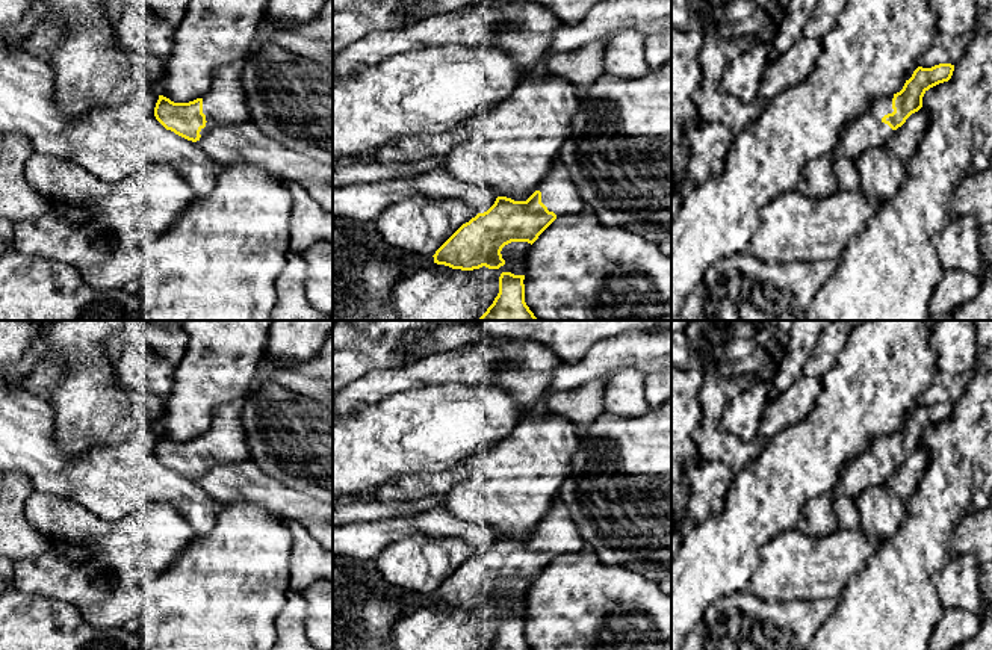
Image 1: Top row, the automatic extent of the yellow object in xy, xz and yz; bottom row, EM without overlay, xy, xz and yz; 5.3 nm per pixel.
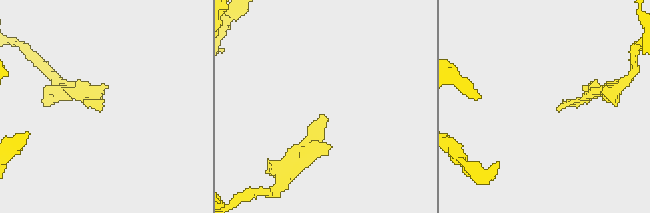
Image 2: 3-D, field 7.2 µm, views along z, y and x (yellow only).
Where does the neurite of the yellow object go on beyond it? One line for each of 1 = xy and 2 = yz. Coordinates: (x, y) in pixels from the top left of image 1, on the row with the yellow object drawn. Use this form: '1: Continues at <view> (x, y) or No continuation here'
1: Continues at xy (224, 103)
2: Continues at yz (867, 130)

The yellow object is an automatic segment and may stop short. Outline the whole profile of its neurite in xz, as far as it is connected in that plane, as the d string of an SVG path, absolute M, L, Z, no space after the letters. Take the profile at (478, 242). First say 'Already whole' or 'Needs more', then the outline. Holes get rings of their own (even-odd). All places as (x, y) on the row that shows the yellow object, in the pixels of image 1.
Needs more. M558 157L550 172L526 201L498 197L484 213L463 224L432 255L434 263L473 271L505 265L502 248L511 242L534 243L560 216L587 212L569 168Z

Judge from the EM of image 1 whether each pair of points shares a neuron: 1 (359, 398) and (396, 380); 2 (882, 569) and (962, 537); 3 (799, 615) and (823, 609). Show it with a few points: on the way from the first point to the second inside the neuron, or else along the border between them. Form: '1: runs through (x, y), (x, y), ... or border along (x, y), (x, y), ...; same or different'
1: runs through (368, 390), (387, 381); same
2: border along (973, 513), (953, 532), (951, 549), (954, 554); different
3: runs through (805, 615), (817, 612); same

